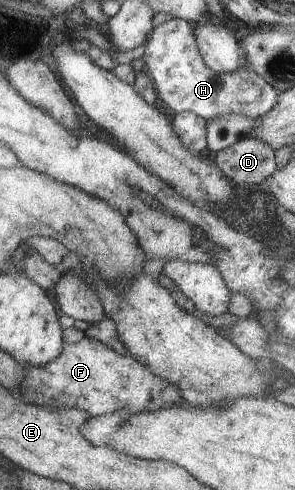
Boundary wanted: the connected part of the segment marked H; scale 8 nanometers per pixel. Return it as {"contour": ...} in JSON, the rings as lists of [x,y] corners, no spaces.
{"contour":[[[170,18],[157,25],[149,36],[140,58],[154,81],[159,98],[176,113],[194,112],[210,121],[218,115],[230,113],[242,113],[258,119],[277,105],[279,91],[258,73],[243,68],[234,73],[214,71],[198,47],[196,26],[189,21]]]}

